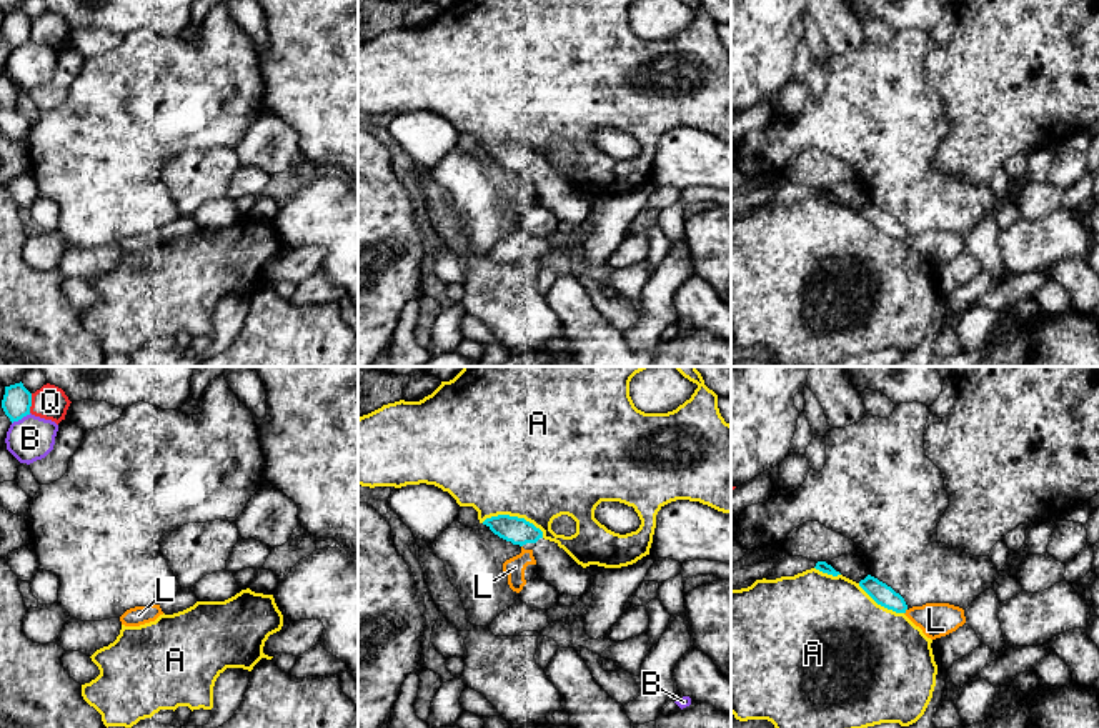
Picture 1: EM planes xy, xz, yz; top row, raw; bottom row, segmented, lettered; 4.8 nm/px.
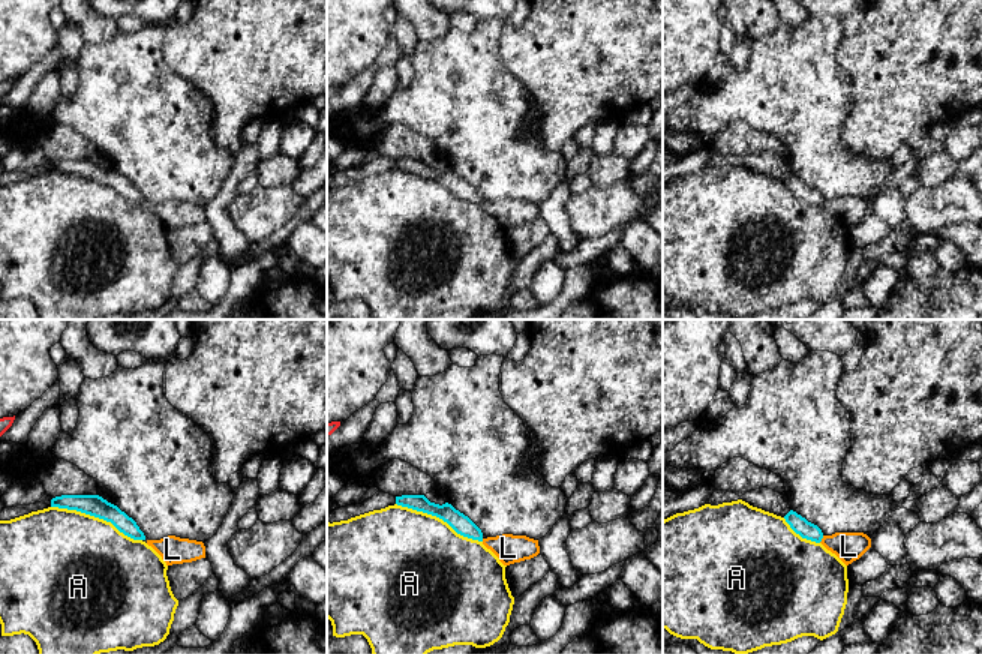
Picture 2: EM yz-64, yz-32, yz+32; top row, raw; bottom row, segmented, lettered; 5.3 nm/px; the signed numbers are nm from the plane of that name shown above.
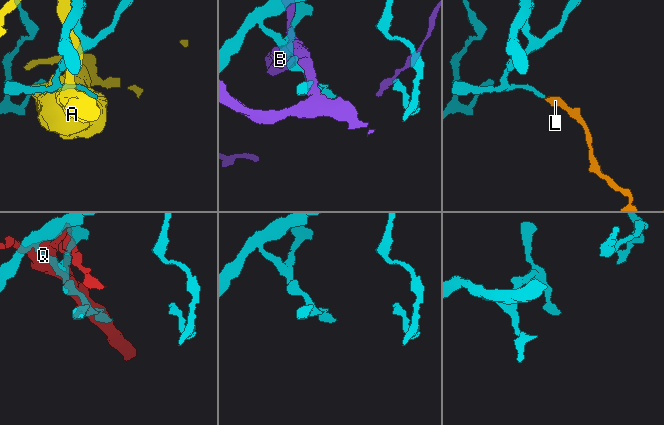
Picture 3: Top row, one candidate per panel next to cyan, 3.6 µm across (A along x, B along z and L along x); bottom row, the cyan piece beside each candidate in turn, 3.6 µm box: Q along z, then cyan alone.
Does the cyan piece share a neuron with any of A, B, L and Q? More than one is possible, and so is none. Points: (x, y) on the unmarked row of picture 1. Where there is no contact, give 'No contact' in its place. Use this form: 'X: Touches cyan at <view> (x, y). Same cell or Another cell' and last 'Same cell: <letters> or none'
A: Touches cyan at xz (515, 144). Another cell
B: Touches cyan at xy (20, 45). Another cell
L: Touches cyan at yz (905, 239). Another cell
Q: Touches cyan at xy (30, 30). Another cell
Same cell: none

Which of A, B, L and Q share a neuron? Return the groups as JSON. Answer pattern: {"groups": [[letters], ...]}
{"groups": [["A"], ["B"], ["L"], ["Q"]]}

